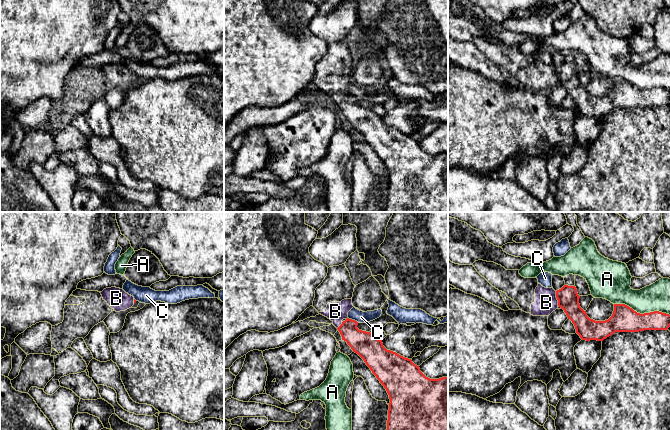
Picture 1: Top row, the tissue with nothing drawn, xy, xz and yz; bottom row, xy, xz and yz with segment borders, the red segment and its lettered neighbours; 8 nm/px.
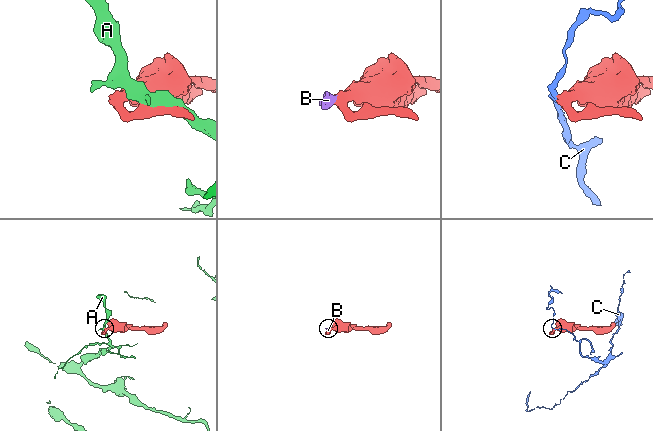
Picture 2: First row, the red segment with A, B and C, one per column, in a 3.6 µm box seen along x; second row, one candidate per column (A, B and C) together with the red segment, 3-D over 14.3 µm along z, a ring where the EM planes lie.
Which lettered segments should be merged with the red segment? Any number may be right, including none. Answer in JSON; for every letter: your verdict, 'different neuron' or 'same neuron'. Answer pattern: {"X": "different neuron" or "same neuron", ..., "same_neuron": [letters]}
{"A": "different neuron", "B": "same neuron", "C": "different neuron", "same_neuron": ["B"]}

